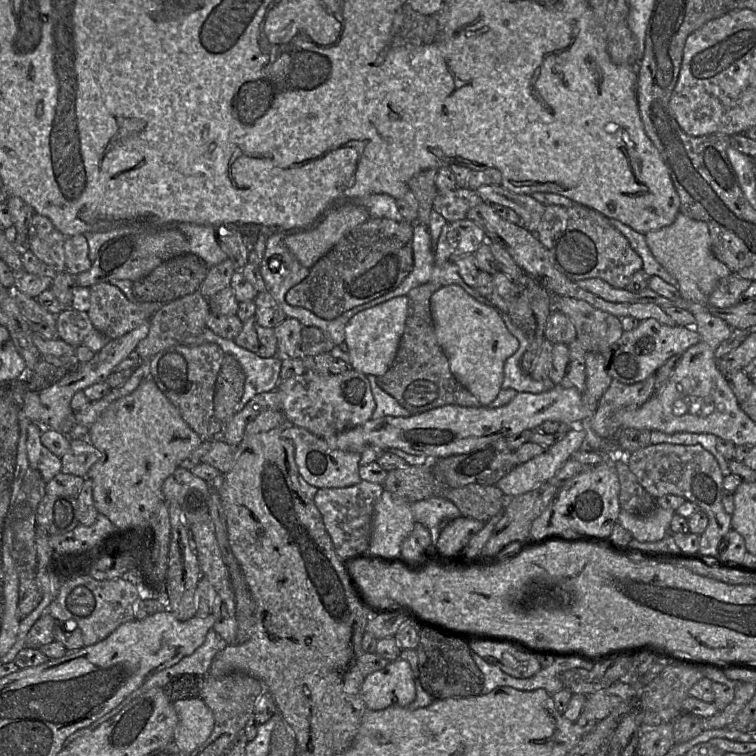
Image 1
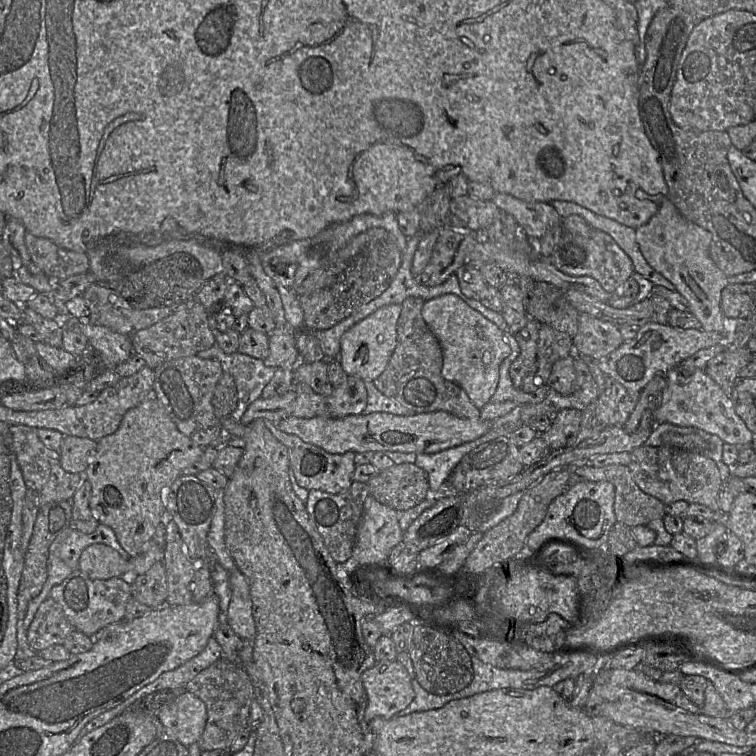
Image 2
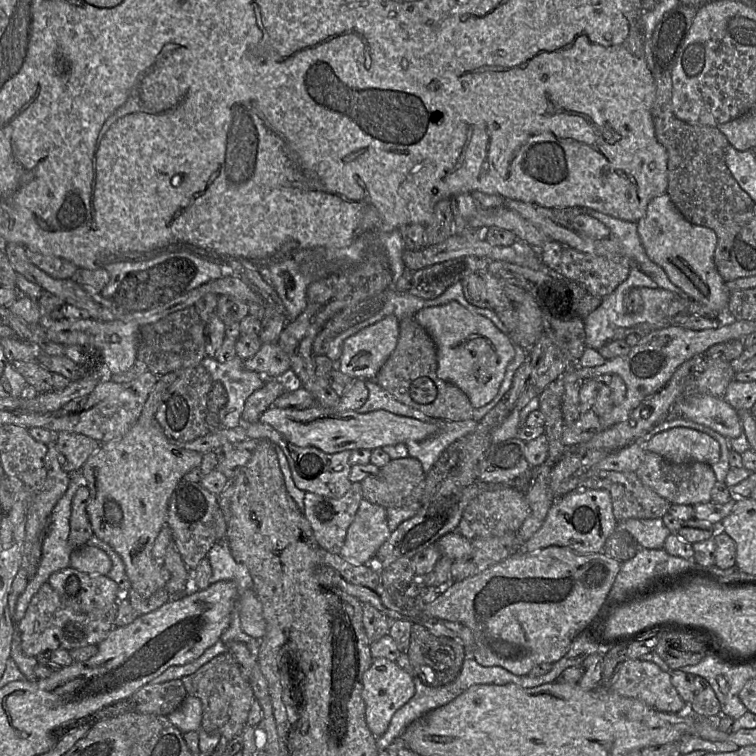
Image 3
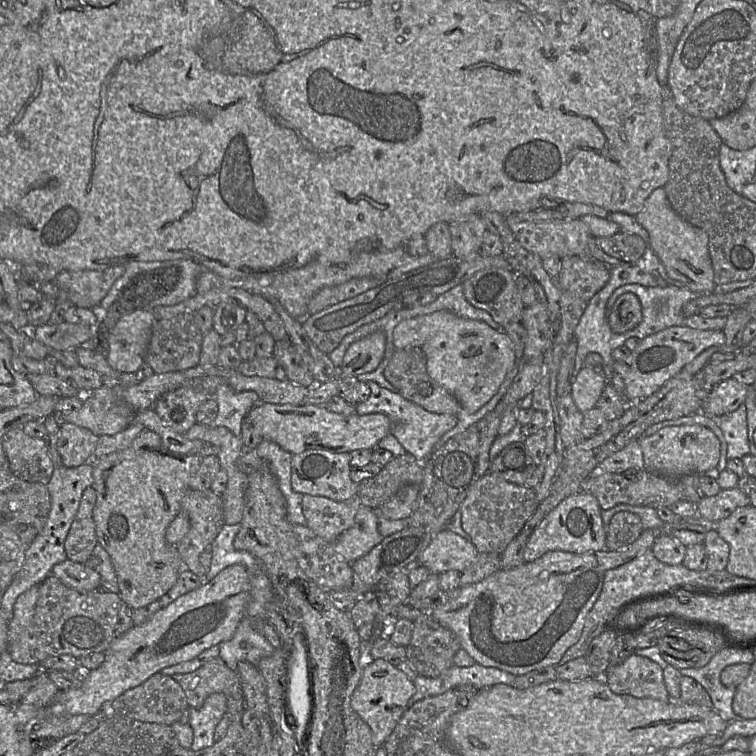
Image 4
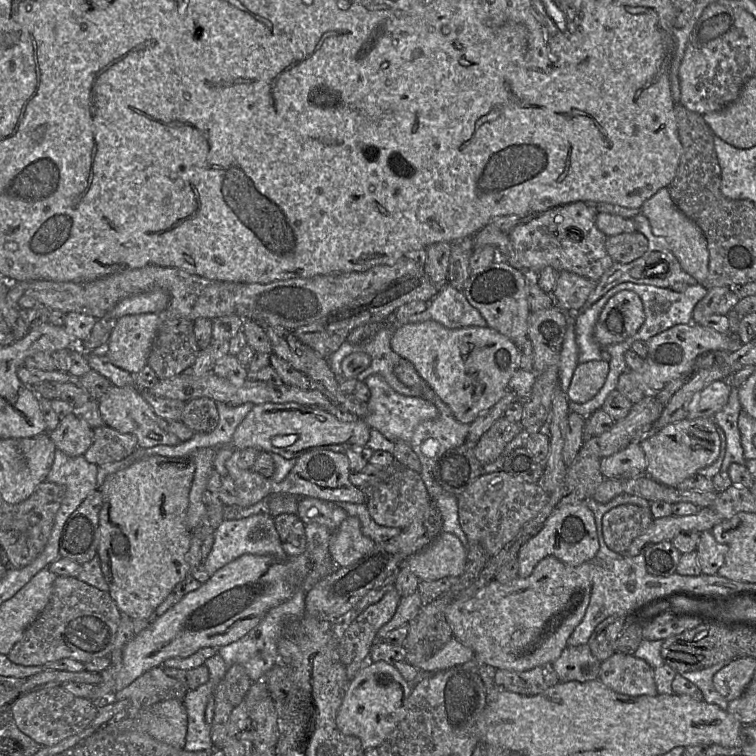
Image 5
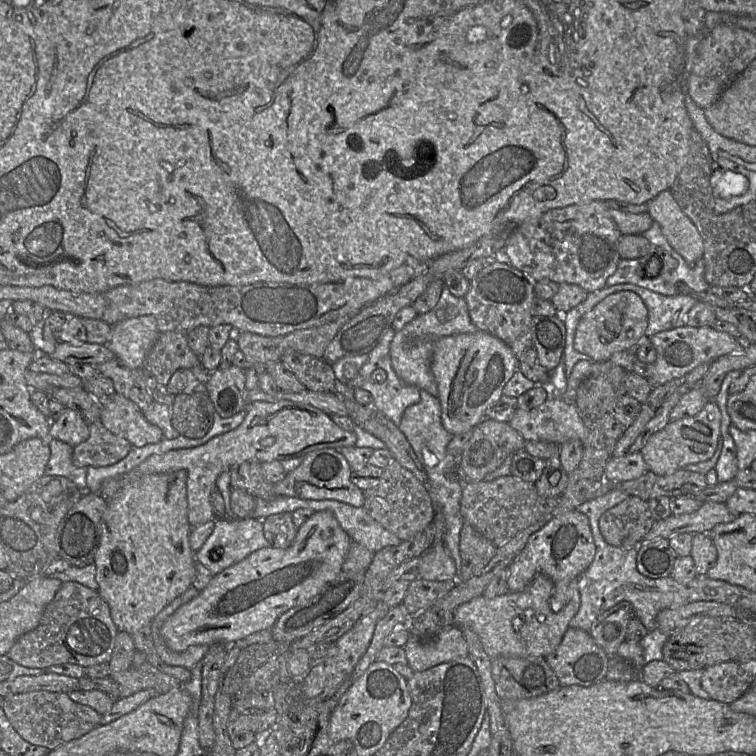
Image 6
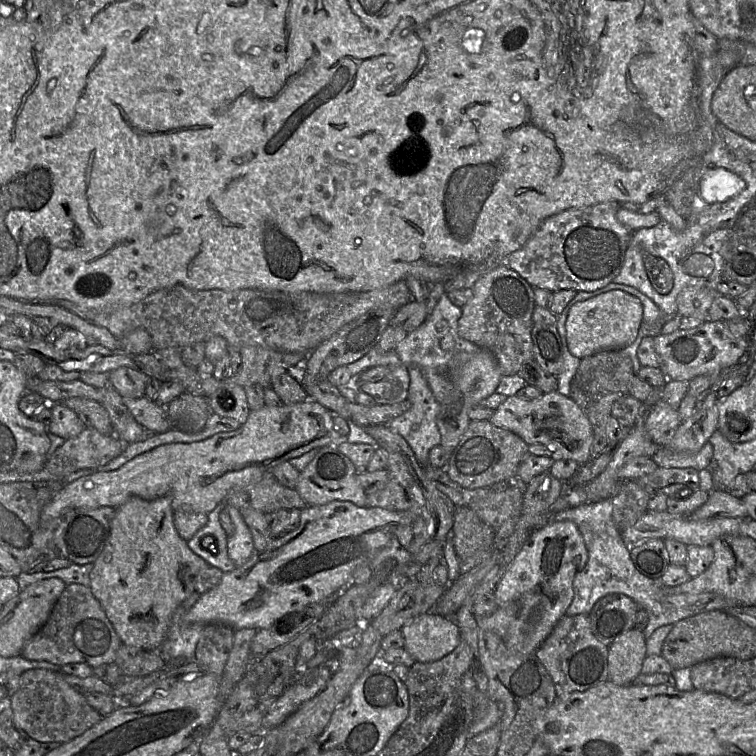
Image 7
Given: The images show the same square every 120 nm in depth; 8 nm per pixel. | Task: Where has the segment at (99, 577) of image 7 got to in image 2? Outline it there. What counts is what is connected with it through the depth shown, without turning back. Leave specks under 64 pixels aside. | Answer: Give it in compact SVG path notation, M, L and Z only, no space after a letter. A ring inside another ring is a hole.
M151 394L138 406L130 409L124 415L119 428L110 435L107 435L97 441L97 449L89 465L85 469L85 479L91 484L90 508L100 524L109 526L115 533L121 547L130 557L135 557L143 549L143 546L153 539L155 532L160 524L165 520L165 495L169 486L180 476L182 471L195 463L203 455L204 448L197 445L190 438L181 433L176 424L170 418L164 406Z

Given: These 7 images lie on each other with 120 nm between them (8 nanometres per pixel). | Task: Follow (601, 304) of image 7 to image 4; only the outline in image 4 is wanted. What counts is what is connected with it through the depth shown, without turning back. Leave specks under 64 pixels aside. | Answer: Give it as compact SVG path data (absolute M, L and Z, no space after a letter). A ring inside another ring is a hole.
M632 293L620 295L610 310L607 309L607 318L614 333L621 334L634 329L642 320L638 297Z

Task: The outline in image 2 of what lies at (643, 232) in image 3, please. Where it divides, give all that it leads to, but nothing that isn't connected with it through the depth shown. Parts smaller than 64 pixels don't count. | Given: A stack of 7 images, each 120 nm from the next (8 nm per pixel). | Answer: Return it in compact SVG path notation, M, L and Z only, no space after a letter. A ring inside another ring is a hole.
M665 197L657 213L647 223L636 228L636 240L641 254L650 266L674 284L676 290L686 298L690 312L699 319L702 329L726 333L729 321L723 315L721 297L723 289L730 283L728 277L717 267L710 256L712 242L710 231L684 218L668 197Z

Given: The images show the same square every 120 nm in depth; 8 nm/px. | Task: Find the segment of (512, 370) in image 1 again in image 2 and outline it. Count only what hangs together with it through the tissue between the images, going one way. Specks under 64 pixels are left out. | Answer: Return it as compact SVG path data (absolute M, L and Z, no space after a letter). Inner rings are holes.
M504 333L504 338L511 348L511 354L501 364L498 386L490 402L513 401L521 405L537 404L545 400L551 387L545 385L533 393L526 393L521 388L514 387L510 377L510 366L520 354L520 343L516 336L517 334Z

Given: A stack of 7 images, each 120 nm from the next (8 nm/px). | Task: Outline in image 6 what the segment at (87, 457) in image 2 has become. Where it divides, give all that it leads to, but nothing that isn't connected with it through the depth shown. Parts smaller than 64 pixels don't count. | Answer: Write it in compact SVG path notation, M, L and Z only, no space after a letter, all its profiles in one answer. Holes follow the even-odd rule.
M64 408L55 422L50 422L49 437L75 447L89 438L89 424L70 408Z

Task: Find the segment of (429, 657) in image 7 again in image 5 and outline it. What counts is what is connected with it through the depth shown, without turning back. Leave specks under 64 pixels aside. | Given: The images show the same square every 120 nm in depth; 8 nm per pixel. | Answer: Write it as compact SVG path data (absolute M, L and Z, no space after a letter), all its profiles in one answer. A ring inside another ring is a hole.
M453 637L442 649L416 668L427 673L436 673L474 661L474 651Z

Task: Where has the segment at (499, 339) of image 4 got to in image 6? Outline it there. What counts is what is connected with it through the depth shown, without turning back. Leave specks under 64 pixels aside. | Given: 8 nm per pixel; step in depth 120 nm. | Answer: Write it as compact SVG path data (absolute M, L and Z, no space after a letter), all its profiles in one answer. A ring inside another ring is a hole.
M483 331L434 340L431 371L438 387L443 427L453 436L472 431L486 418L486 411L503 396L503 388L518 369L511 348Z

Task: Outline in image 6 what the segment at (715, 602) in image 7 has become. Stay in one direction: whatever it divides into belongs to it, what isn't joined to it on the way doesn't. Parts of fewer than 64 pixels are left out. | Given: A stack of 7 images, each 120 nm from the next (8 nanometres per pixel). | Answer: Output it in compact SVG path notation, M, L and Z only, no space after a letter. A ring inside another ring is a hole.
M613 488L606 494L588 500L576 507L589 519L596 552L589 567L577 577L580 593L580 607L571 619L569 626L588 631L598 616L621 601L631 604L633 615L646 627L648 632L657 628L656 616L663 609L674 609L697 601L715 601L725 604L735 604L736 601L753 593L741 586L732 585L722 580L710 579L705 575L697 575L688 582L678 582L672 577L653 579L638 572L636 567L637 547L620 548L608 544L599 528L600 516L626 499L628 494Z

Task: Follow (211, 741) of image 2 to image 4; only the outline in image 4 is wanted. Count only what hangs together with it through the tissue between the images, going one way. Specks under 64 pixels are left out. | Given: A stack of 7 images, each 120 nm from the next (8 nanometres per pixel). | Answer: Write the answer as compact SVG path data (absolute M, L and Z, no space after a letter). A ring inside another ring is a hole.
M219 657L206 662L191 673L175 674L172 678L182 687L188 705L192 708L200 708L213 693L231 696L233 689L241 688L237 672L230 669Z

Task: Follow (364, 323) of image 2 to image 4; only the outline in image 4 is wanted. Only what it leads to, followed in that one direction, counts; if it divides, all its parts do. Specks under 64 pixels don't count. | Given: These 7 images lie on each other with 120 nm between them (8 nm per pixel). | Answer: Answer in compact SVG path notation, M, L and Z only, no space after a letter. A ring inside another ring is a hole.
M381 331L354 342L344 355L340 375L357 377L374 371L383 360L385 348L386 336Z

